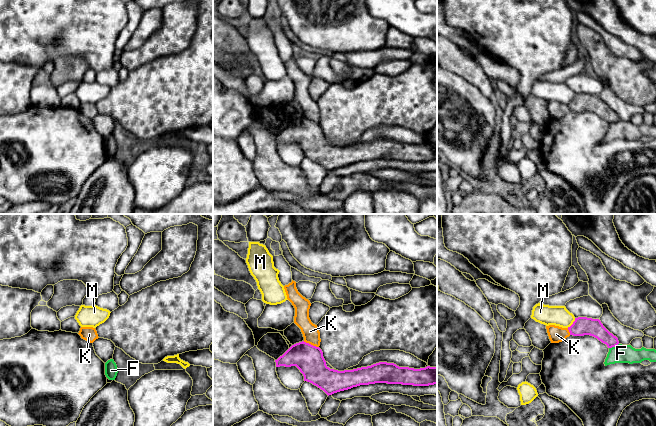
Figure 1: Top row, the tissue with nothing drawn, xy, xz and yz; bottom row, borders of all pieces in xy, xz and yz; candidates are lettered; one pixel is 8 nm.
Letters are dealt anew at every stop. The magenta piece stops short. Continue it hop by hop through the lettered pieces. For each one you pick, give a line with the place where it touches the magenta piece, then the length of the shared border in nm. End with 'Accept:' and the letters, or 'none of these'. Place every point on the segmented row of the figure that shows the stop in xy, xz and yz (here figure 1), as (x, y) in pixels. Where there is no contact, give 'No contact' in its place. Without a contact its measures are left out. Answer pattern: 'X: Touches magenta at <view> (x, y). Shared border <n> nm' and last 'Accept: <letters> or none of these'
Accept: none of these

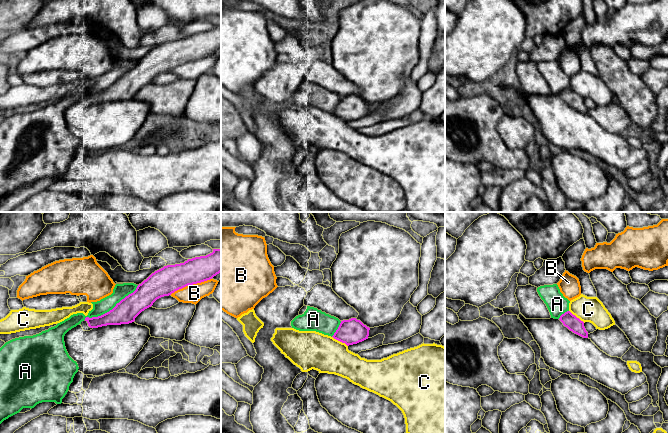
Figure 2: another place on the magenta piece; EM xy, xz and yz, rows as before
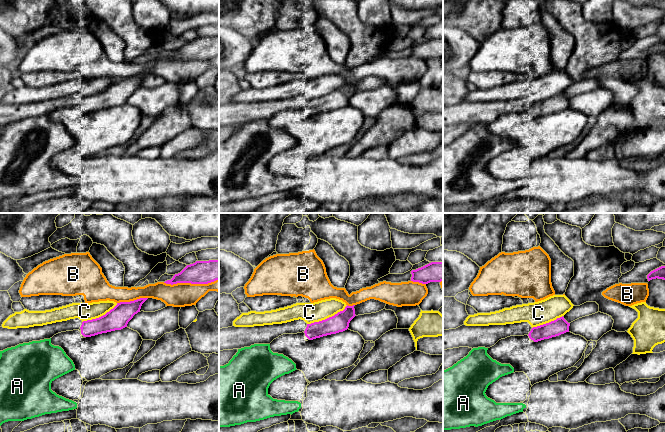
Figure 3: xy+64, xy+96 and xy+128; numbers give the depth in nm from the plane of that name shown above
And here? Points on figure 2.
Accept: none of these

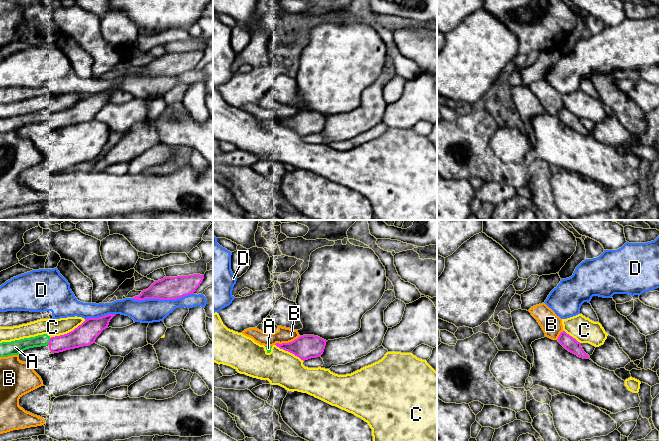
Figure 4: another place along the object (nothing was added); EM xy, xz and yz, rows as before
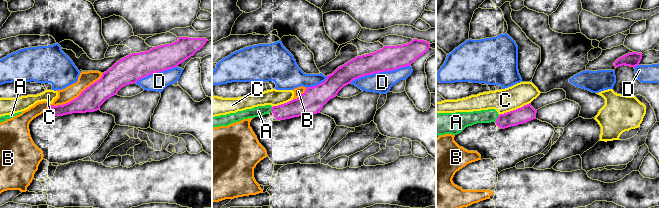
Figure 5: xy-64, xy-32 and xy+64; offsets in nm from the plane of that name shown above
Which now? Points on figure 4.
A: Touches magenta at xy (49, 341). Shared border 60 nm
Accept: A

